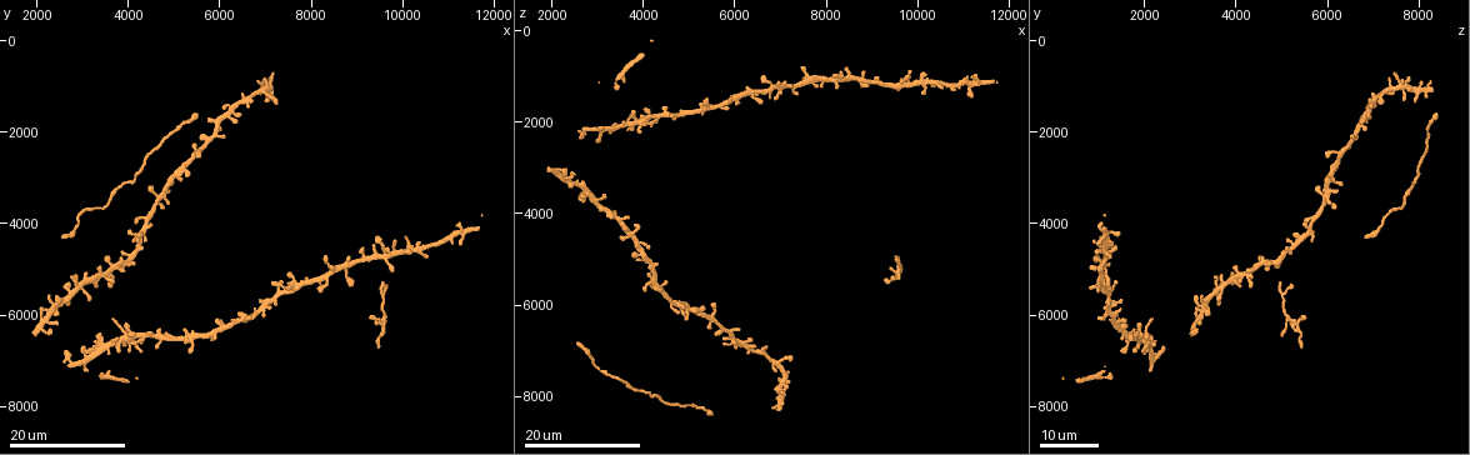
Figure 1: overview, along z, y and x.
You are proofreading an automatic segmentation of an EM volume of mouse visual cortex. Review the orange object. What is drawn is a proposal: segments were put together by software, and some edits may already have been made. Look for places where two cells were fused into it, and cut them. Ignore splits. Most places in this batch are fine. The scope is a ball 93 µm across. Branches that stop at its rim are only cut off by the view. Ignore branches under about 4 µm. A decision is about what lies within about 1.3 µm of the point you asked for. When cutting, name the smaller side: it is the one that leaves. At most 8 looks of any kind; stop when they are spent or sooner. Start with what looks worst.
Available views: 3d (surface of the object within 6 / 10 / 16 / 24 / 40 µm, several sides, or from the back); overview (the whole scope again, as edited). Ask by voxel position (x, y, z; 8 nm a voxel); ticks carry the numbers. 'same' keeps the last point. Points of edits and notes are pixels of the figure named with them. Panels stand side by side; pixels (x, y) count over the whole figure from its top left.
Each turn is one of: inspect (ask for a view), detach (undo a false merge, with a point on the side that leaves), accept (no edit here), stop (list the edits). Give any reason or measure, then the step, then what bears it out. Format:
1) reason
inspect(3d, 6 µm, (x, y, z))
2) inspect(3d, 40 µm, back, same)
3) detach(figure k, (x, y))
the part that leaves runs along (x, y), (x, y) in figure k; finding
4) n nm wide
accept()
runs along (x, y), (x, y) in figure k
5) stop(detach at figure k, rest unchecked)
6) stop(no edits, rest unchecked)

thin arm on a thick one
inspect(3d, 24 µm, (9600, 4650, 1200))

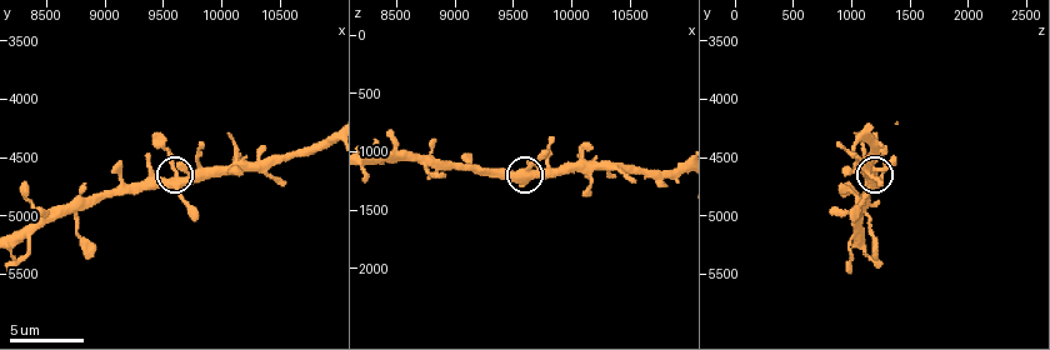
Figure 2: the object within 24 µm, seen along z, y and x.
closer look
inspect(3d, 10 µm, (9600, 4680, 1260))

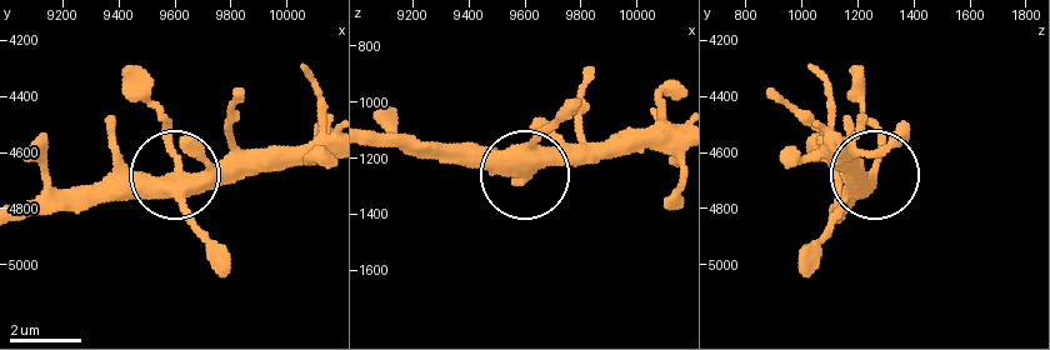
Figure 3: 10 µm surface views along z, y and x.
4 arms
accept()
runs along (21, 218), (120, 203), (164, 185), (174, 140), (146, 71) in figure 3; all the same cell

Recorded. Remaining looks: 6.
four or more arms meet
inspect(3d, 16 µm, (10140, 4600, 1180))

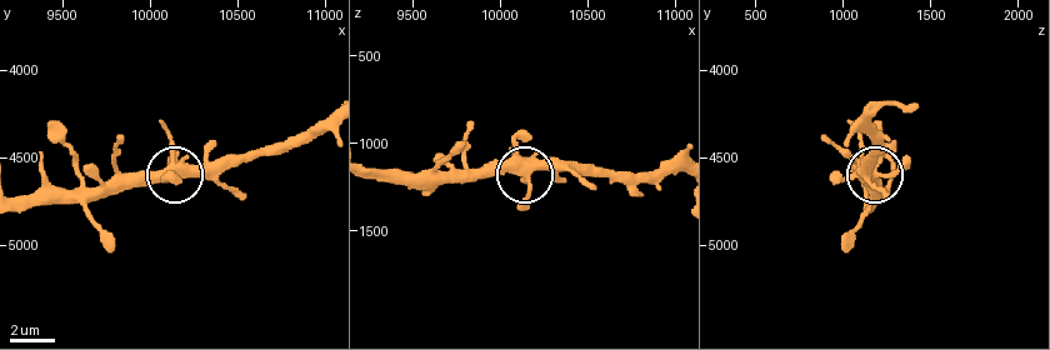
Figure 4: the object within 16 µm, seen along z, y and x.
inspect(3d, 6 µm, (10160, 4580, 1180))

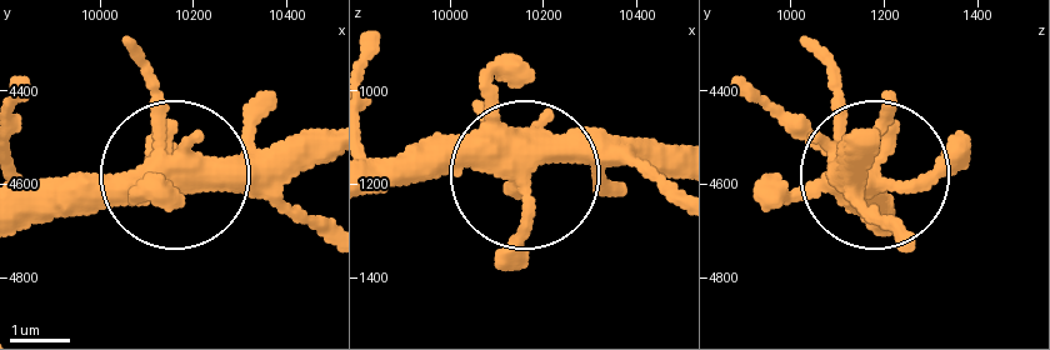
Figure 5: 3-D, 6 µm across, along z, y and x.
accept()
runs along (880, 233), (865, 164) in figure 5; all the same cell

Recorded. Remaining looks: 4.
sudden change in width
inspect(3d, 24 µm, (9550, 5700, 5050))

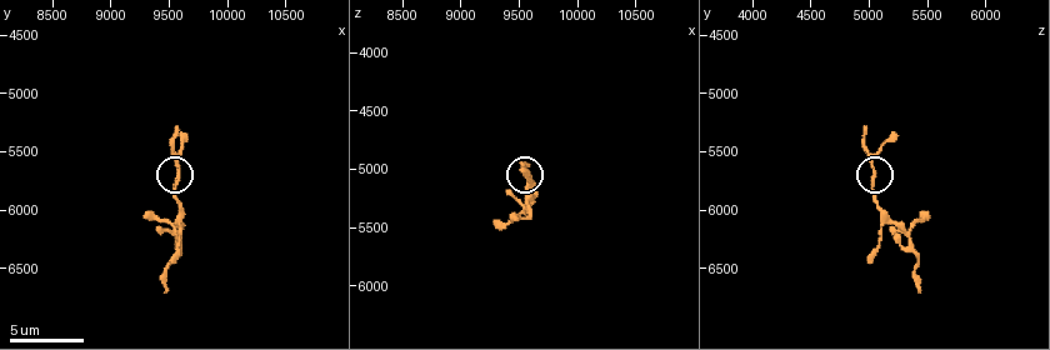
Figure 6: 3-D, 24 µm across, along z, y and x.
inspect(3d, 10 µm, (9560, 5680, 5040))

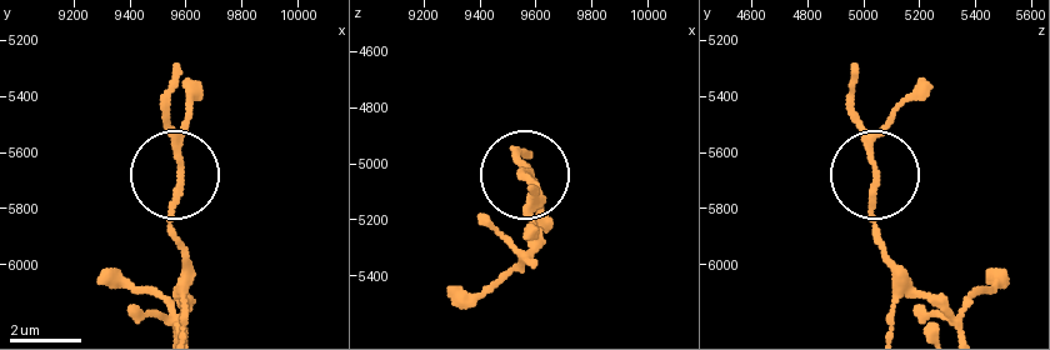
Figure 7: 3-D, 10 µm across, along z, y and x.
170 nm wide
accept()
one cell here

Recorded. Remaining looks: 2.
thick turns thin
inspect(3d, 24 µm, (5700, 2200, 6500))

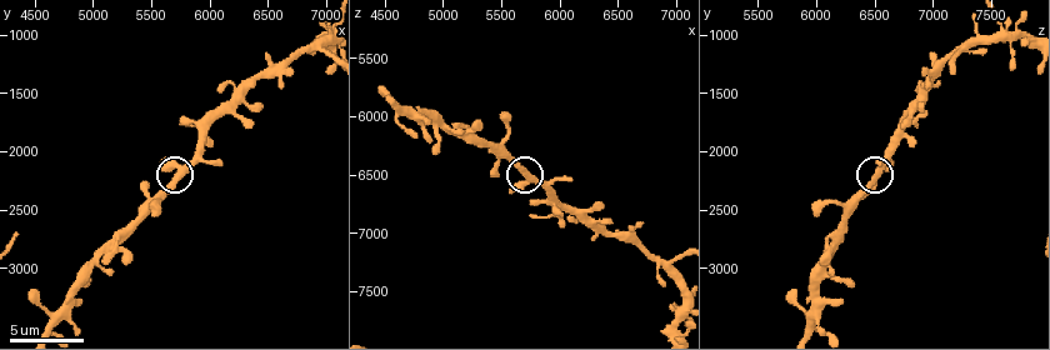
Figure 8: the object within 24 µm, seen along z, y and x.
zoom in
inspect(3d, 6 µm, (5720, 2180, 6520))

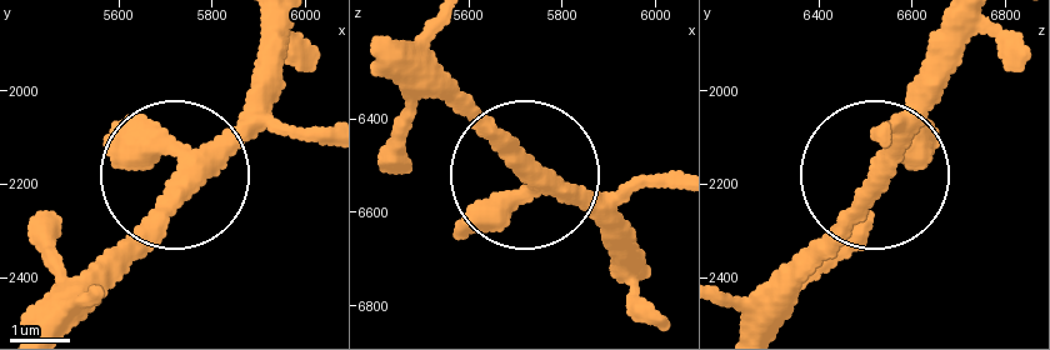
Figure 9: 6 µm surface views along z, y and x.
3 arms
accept()
continuous, no second cell

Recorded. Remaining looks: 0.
stop(no edits, rest unchecked)

